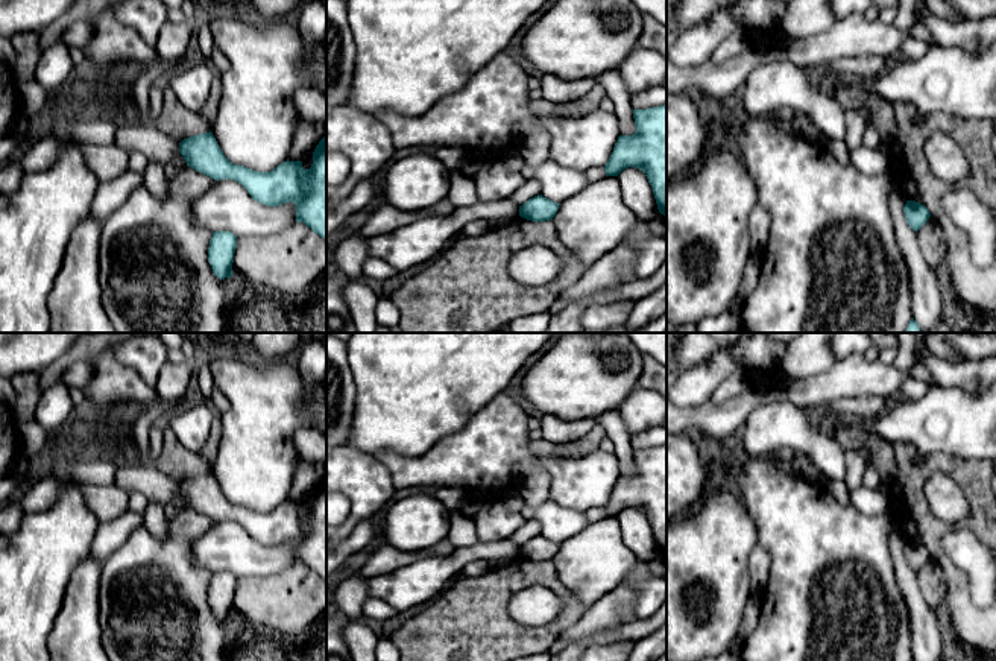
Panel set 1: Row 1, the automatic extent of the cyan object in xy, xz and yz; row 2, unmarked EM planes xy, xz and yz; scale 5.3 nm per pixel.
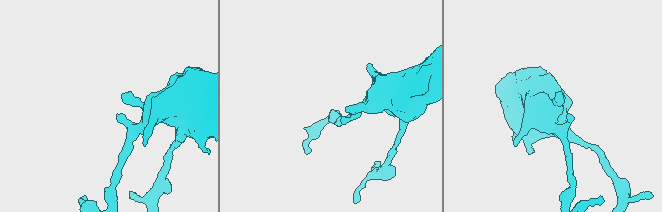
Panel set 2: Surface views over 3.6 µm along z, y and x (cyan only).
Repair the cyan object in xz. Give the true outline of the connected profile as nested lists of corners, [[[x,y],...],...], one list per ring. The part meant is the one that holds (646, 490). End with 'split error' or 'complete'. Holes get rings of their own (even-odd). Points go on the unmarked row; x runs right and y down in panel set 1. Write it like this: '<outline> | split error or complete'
[[[667,445],[633,450],[636,473],[619,476],[604,506],[606,517],[635,508],[645,514],[660,555],[667,558]]] | complete

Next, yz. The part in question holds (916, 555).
[[[906,541],[903,547],[906,564],[914,570],[916,573],[926,564],[926,561],[931,558],[931,553],[925,546],[916,541]]] | complete

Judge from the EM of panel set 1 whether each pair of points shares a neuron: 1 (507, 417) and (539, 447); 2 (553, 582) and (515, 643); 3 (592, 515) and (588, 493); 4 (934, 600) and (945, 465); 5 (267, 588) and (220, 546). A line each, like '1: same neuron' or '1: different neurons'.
1: different neurons
2: same neuron
3: different neurons
4: different neurons
5: different neurons

